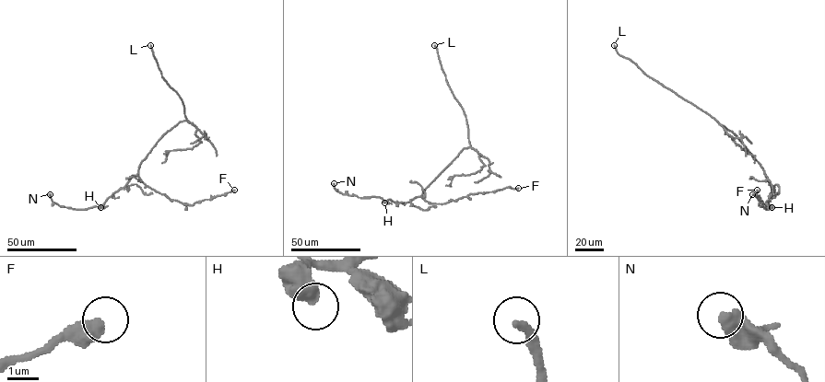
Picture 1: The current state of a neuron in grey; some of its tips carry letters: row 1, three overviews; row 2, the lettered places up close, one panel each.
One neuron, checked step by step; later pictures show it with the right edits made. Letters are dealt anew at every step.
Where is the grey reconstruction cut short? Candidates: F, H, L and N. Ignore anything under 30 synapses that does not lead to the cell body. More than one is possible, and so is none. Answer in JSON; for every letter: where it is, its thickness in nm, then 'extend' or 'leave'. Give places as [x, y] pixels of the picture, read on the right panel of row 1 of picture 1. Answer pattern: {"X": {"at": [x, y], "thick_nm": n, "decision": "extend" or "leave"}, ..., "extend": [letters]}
{"F": {"at": [757, 190], "thick_nm": 500, "decision": "leave"}, "H": {"at": [771, 207], "thick_nm": 550, "decision": "leave"}, "L": {"at": [614, 45], "thick_nm": 240, "decision": "extend"}, "N": {"at": [752, 194], "thick_nm": 440, "decision": "leave"}, "extend": ["L"]}

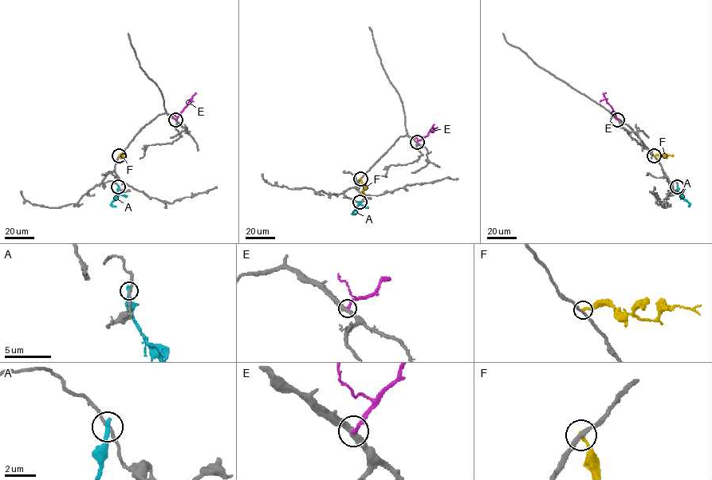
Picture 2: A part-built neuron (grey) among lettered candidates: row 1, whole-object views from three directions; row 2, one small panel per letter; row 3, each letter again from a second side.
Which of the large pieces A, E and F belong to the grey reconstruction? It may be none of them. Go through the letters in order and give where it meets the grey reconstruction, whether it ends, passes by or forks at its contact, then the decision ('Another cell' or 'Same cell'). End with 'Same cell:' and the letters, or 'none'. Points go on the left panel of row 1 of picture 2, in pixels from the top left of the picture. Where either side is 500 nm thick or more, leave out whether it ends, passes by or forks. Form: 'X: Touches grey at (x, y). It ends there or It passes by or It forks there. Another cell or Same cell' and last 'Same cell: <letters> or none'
A: Touches grey at (118, 186). It ends there. Another cell
E: Touches grey at (175, 120). It ends there. Same cell
F: Touches grey at (119, 155). It ends there. Another cell
Same cell: E

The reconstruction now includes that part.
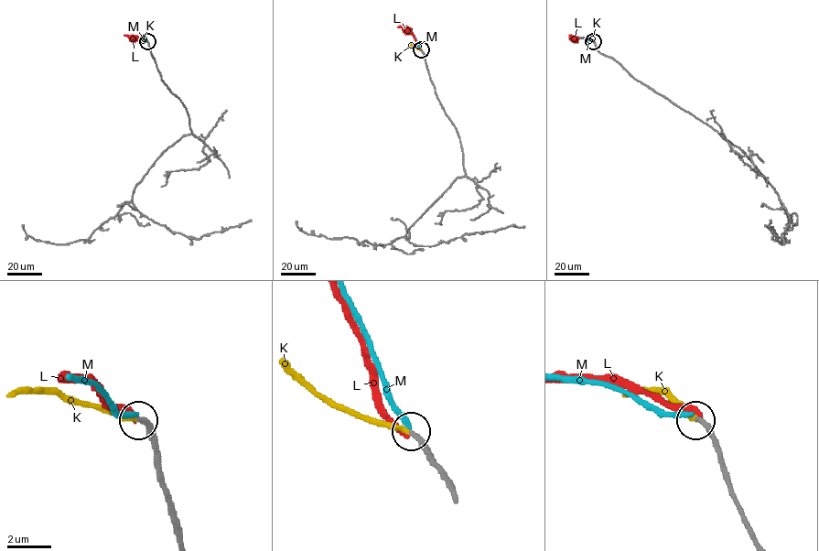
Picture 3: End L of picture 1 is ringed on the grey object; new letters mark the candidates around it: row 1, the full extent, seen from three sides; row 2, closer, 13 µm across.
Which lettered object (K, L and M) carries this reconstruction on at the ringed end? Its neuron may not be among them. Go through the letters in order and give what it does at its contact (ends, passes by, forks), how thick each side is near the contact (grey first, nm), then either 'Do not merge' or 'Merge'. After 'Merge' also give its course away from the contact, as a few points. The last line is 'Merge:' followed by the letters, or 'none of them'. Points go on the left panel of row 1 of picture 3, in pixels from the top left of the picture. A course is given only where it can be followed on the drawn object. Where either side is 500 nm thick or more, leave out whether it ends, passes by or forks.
K: It ends there. Thickness 240 nm (grey) against 280 nm. Merge
L: It ends there. Thickness 240 nm (grey) against 300 nm. Do not merge
M: It ends there. Thickness 240 nm (grey) against 260 nm. Do not merge
Merge: K

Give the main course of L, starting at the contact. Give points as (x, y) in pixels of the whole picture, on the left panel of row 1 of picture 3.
L: (146, 40), (134, 38)

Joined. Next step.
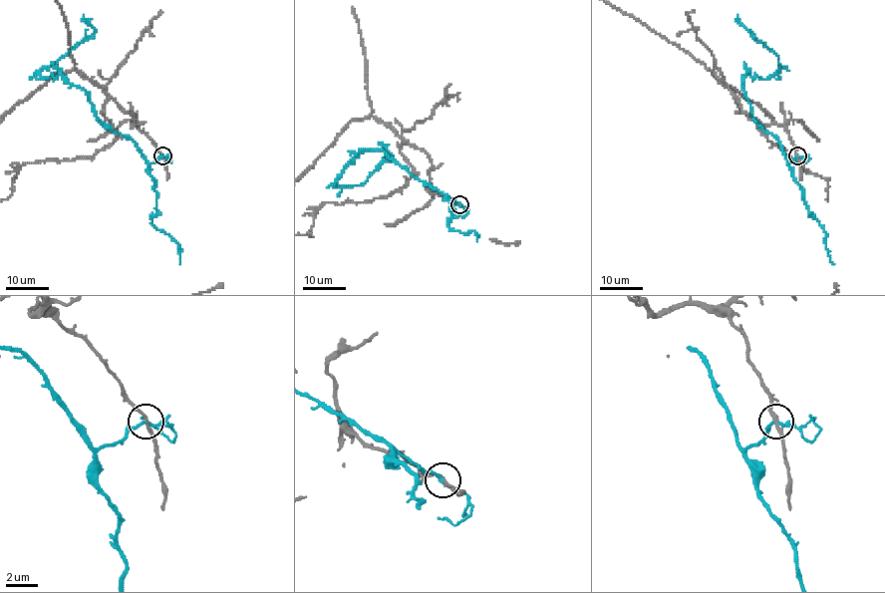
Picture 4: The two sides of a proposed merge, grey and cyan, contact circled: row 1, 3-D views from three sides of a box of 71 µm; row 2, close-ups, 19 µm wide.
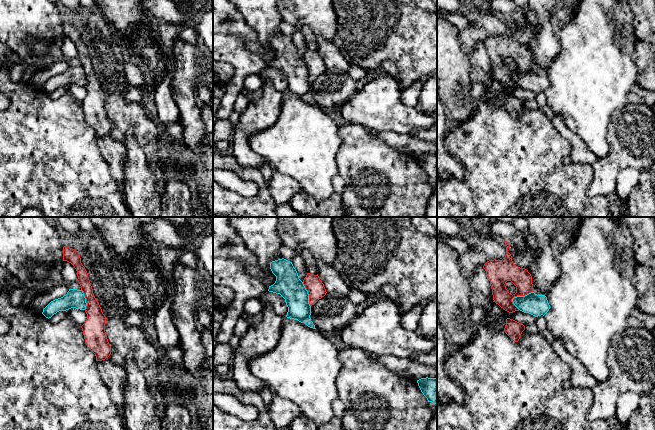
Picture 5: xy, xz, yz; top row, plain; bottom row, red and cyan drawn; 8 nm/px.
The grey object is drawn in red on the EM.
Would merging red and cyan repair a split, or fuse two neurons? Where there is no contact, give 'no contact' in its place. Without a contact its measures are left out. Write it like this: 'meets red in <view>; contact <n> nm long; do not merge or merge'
meets red in yz; contact 190 nm long; do not merge

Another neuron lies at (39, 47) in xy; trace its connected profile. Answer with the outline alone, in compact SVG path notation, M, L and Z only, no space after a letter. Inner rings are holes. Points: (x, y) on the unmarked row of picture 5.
M33 38L27 39L26 41L36 56L40 57L44 55L49 49L49 44L46 41Z

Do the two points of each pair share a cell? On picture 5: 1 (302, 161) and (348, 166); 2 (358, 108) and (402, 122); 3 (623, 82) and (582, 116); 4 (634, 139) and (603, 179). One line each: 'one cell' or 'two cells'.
1: two cells
2: one cell
3: one cell
4: one cell

